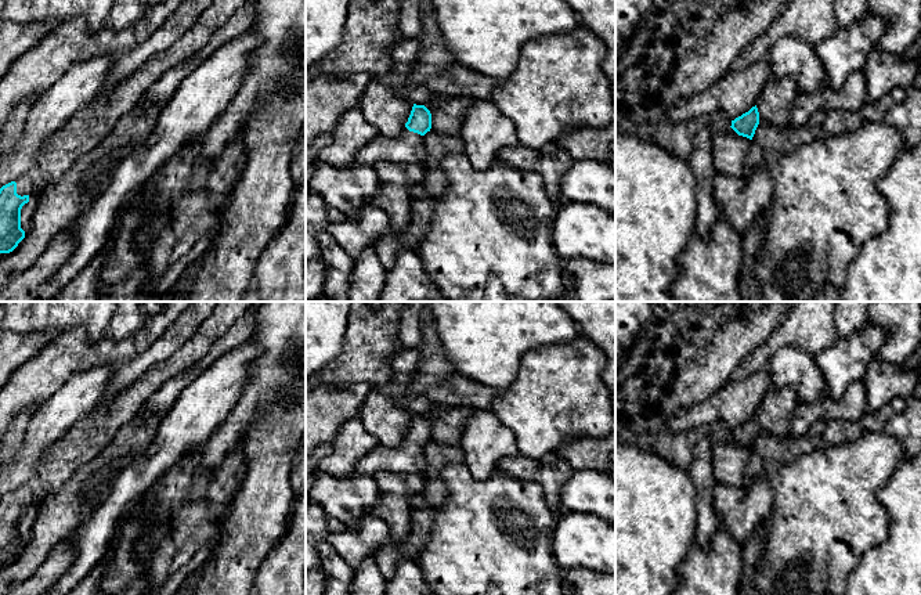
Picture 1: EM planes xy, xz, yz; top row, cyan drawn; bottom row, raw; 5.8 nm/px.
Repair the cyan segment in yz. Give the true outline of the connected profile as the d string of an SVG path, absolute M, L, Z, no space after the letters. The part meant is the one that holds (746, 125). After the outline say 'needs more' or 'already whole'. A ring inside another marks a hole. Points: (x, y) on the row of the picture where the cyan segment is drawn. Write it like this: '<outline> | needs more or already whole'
M770 77L763 87L756 105L732 120L732 129L743 137L752 140L759 123L784 127L791 120L791 107L798 95L792 79Z | needs more

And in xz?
M413 104L408 122L393 136L378 136L358 151L358 165L373 166L376 162L412 162L423 165L426 149L423 136L431 129L431 113L425 105Z | needs more

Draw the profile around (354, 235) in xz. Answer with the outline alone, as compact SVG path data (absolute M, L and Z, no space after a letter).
M369 205L357 219L347 217L343 223L331 224L325 230L354 259L376 244L378 239L394 232L389 216Z

